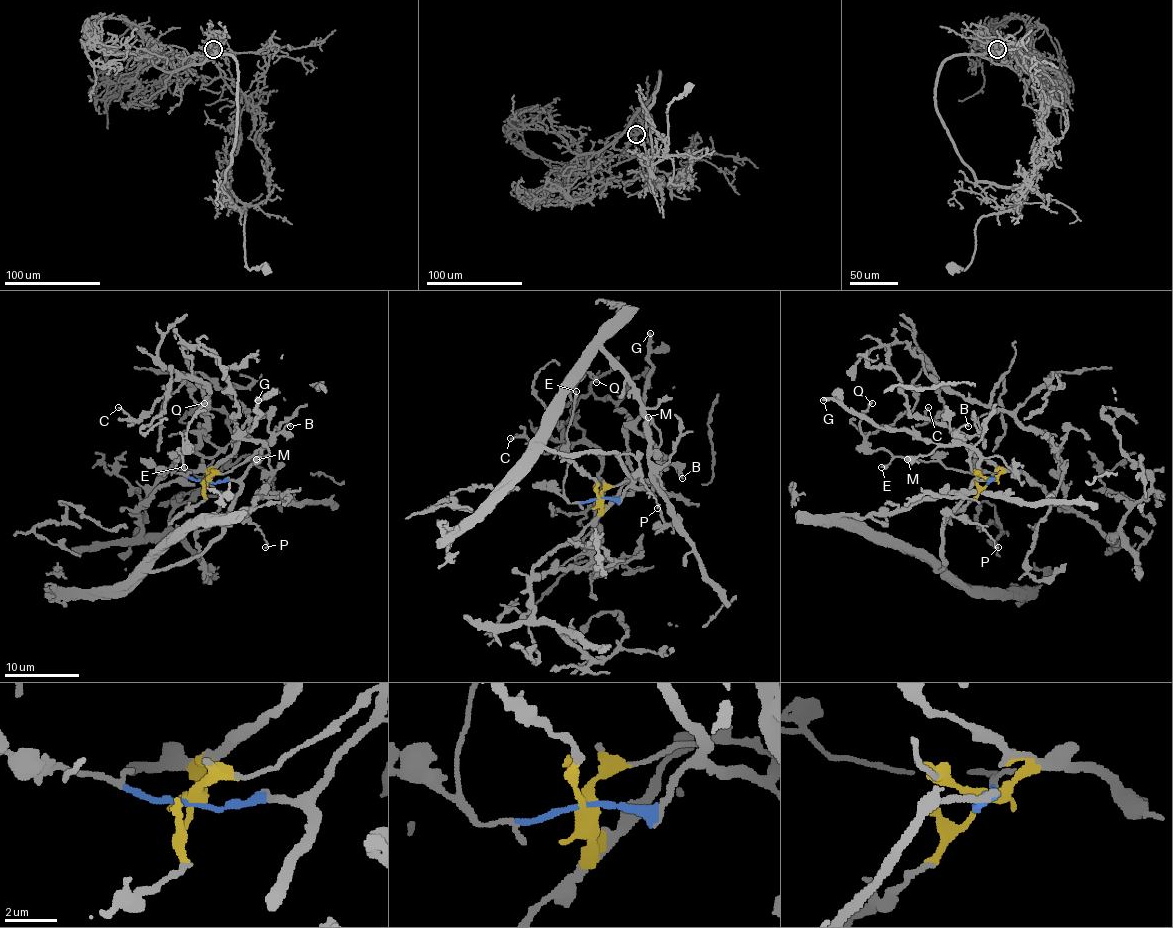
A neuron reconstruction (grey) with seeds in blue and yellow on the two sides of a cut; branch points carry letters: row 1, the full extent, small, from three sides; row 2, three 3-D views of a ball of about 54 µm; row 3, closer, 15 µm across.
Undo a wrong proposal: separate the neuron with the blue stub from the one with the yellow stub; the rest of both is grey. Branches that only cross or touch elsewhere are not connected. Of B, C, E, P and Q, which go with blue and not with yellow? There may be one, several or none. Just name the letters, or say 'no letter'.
B, E, P, Q

